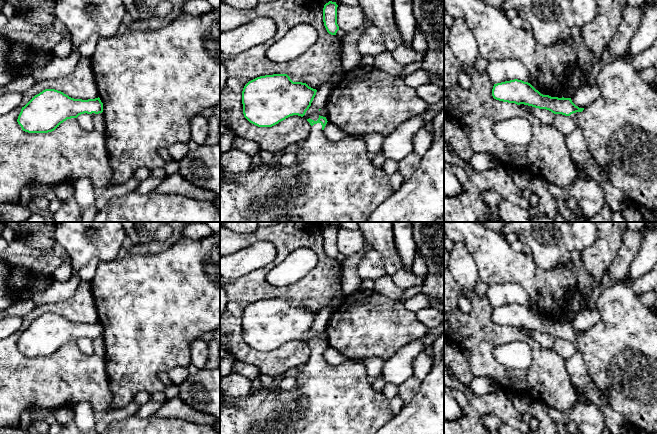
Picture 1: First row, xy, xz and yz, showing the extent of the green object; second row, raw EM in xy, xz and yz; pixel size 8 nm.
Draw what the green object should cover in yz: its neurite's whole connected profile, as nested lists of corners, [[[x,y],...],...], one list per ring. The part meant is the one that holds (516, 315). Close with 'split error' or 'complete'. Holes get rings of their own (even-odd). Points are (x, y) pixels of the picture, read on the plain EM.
[[[657,229],[646,232],[637,257],[631,264],[630,272],[624,281],[616,282],[604,289],[597,300],[597,309],[601,320],[584,332],[576,330],[571,322],[558,322],[543,319],[530,307],[514,303],[494,308],[492,320],[494,323],[524,328],[539,333],[546,333],[554,338],[562,338],[573,342],[582,352],[588,374],[594,384],[607,393],[608,401],[614,411],[618,412],[627,422],[630,430],[641,430],[649,434],[657,434],[657,315],[646,307],[638,294],[632,289],[632,282],[649,272],[657,263]]] | split error

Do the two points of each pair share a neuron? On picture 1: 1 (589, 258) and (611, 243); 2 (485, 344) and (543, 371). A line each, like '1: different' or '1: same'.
1: same
2: same

